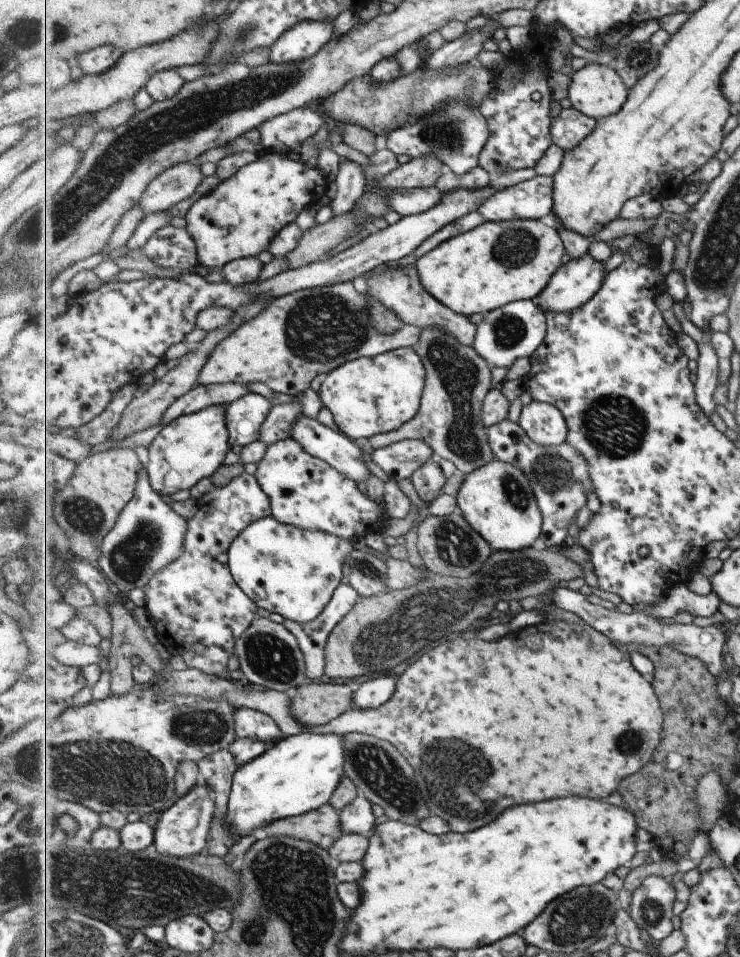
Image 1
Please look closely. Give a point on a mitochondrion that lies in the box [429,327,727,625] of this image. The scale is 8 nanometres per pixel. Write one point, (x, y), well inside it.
(613, 424)

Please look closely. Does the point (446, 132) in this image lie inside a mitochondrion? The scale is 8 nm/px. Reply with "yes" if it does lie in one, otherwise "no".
yes

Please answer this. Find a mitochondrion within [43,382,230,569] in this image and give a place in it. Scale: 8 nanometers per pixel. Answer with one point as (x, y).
(82, 514)

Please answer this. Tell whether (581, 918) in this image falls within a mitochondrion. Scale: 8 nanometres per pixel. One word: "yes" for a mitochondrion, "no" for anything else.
yes

